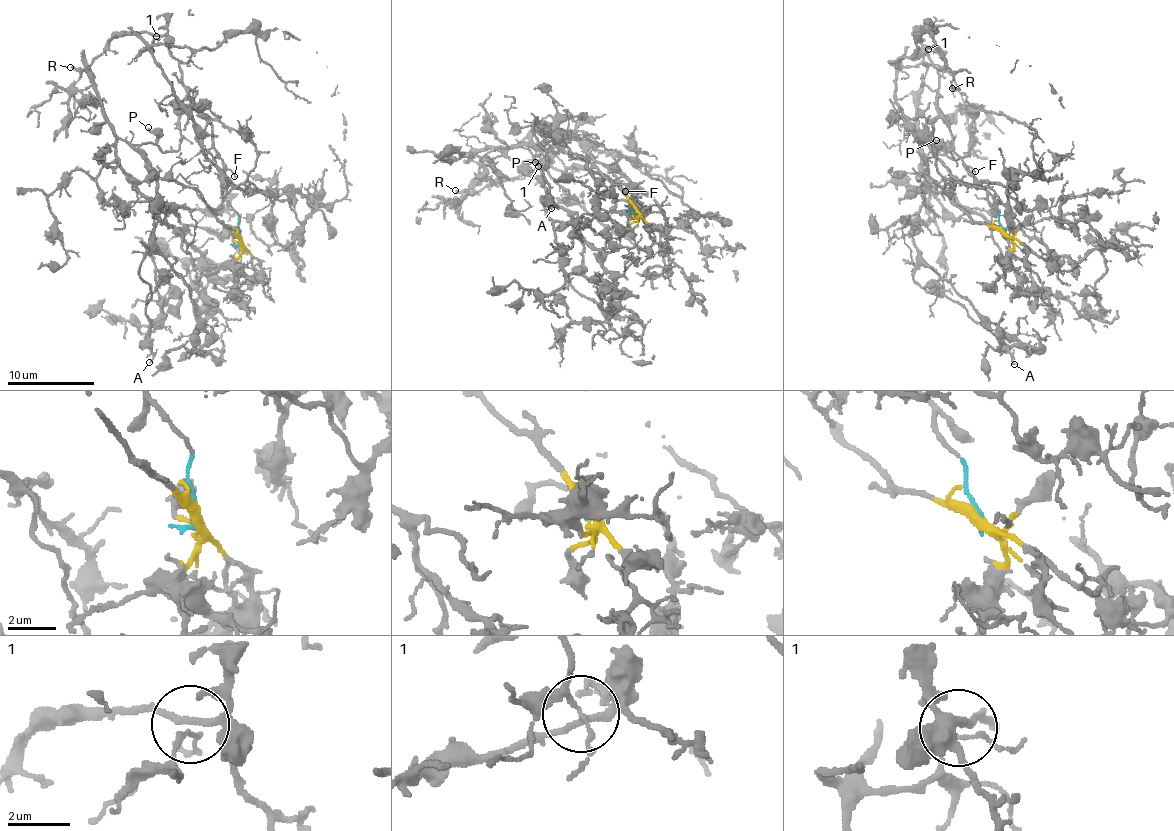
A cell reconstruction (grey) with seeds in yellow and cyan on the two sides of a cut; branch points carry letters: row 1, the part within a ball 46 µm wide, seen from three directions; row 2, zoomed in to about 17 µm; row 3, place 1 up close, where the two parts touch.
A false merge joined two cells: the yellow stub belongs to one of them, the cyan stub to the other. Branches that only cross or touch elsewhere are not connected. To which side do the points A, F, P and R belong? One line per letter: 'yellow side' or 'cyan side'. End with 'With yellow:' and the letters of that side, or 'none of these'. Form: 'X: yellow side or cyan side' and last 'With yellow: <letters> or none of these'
A: yellow side
F: cyan side
P: yellow side
R: cyan side
With yellow: A, P

